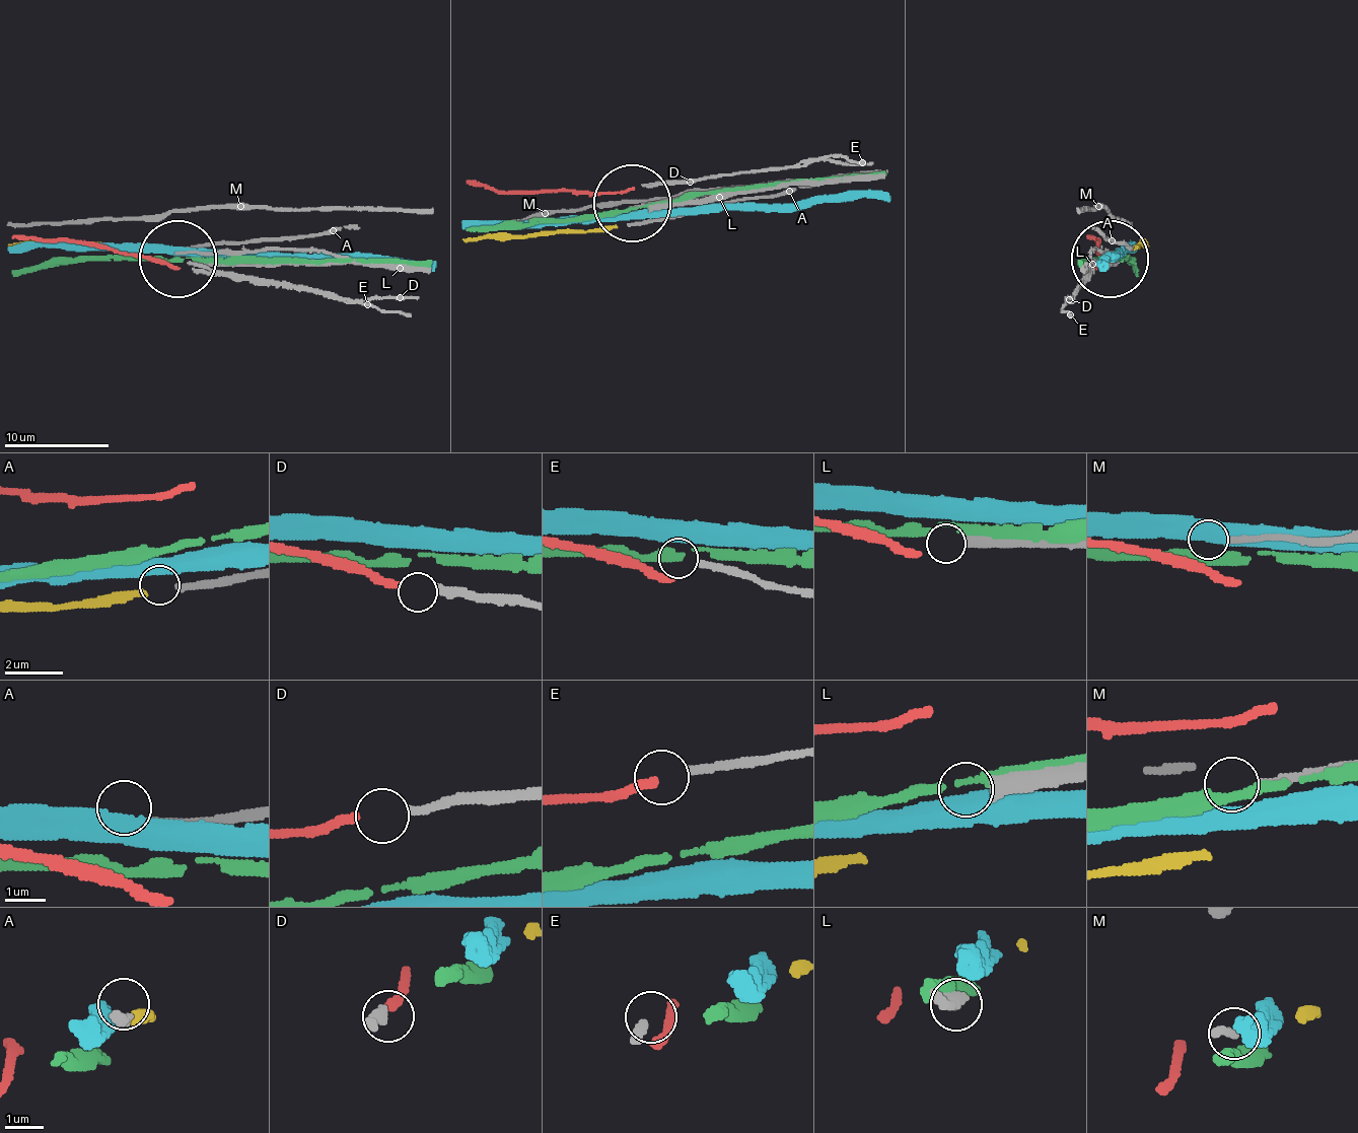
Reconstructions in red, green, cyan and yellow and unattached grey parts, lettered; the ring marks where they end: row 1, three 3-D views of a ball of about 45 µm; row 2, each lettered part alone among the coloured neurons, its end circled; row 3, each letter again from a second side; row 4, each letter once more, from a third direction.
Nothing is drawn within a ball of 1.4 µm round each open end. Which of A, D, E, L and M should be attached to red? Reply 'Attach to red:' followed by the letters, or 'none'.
Attach to red: D

